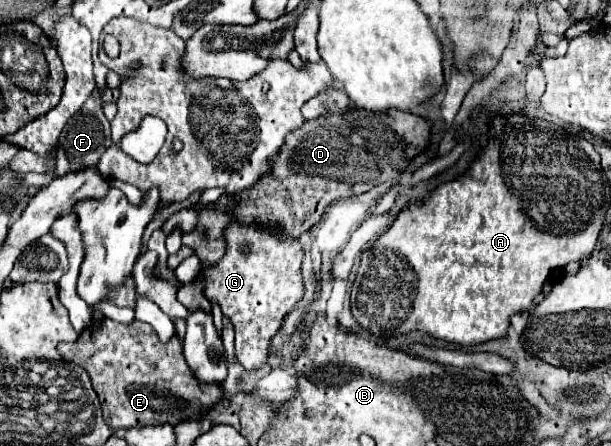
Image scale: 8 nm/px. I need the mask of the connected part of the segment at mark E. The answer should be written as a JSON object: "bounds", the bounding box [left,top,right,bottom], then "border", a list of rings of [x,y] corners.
{"bounds":[58,319,222,429],"border":[[[110,319],[104,321],[92,321],[74,343],[60,343],[58,347],[60,357],[64,361],[72,361],[80,367],[84,367],[90,375],[92,387],[98,393],[104,421],[110,429],[130,429],[130,427],[144,427],[144,425],[156,425],[156,423],[170,423],[176,425],[184,419],[192,419],[196,415],[202,415],[210,411],[222,397],[222,389],[218,383],[200,383],[186,365],[184,353],[182,353],[182,341],[178,335],[174,335],[168,343],[160,343],[156,331],[148,327],[146,323],[140,323],[134,319],[130,325],[122,325]]]}

